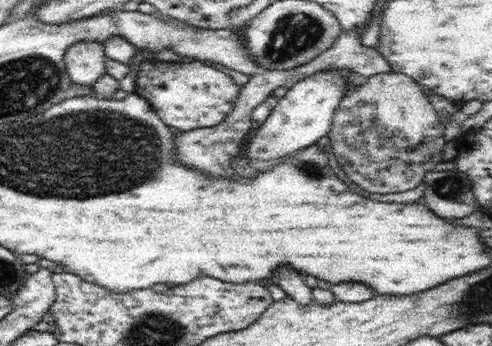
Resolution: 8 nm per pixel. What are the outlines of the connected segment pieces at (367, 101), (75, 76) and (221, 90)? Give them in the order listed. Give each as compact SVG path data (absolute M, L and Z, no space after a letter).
M392 70L369 76L364 83L343 96L327 136L331 139L332 154L338 164L360 188L376 194L406 192L422 183L427 172L443 161L444 144L447 142L444 139L445 126L422 90L423 87L411 76Z
M81 40L64 56L66 77L72 84L92 87L106 73L105 60L105 47L100 41Z
M147 59L138 68L137 76L135 96L148 101L158 117L179 132L210 128L224 122L232 112L240 90L230 75L198 60L184 64Z

